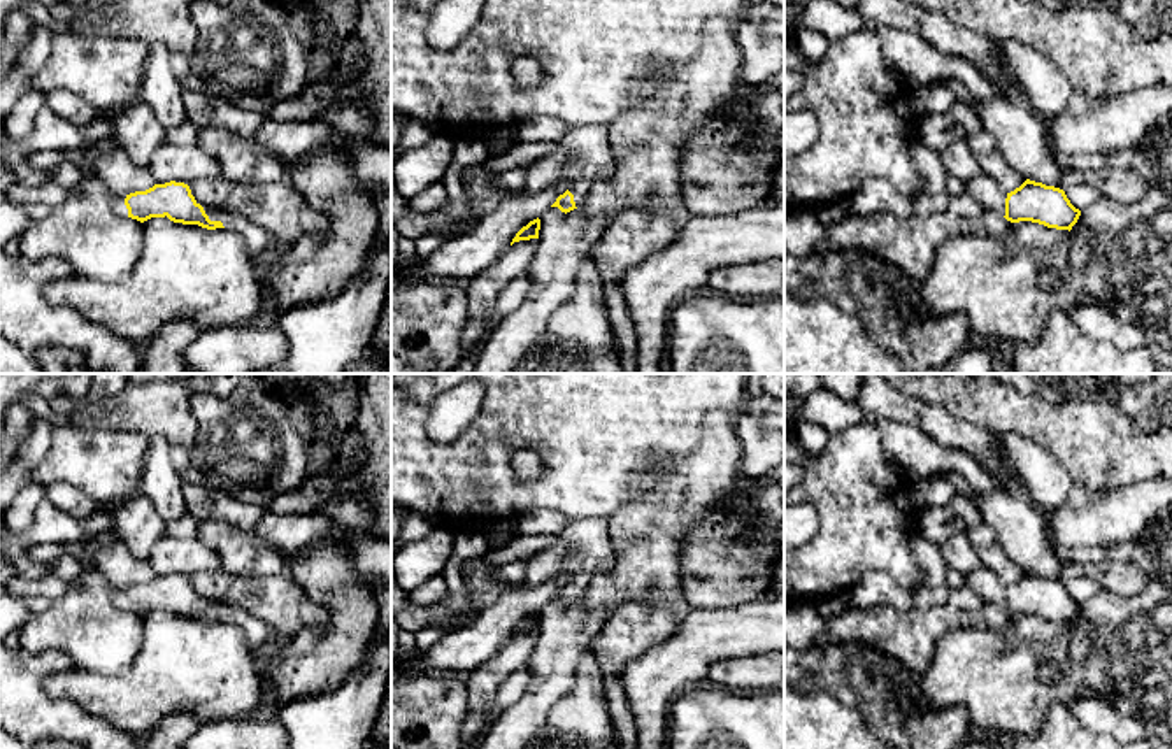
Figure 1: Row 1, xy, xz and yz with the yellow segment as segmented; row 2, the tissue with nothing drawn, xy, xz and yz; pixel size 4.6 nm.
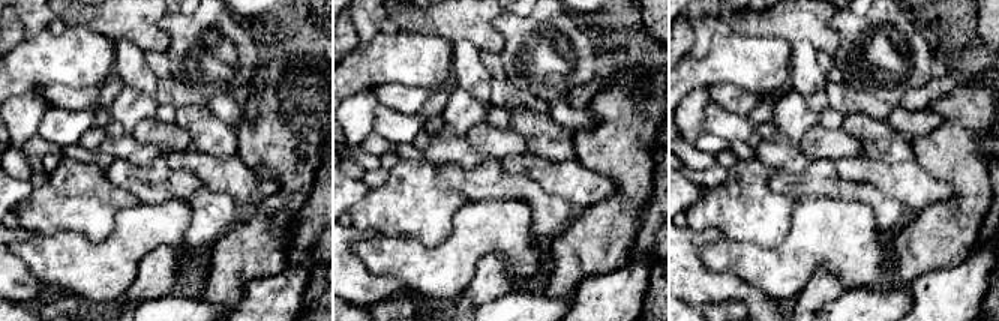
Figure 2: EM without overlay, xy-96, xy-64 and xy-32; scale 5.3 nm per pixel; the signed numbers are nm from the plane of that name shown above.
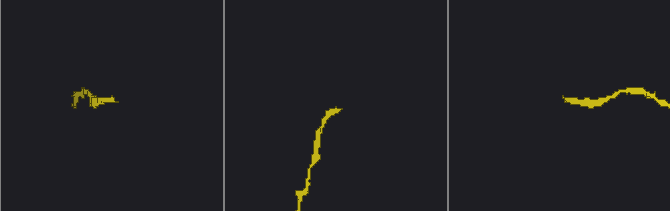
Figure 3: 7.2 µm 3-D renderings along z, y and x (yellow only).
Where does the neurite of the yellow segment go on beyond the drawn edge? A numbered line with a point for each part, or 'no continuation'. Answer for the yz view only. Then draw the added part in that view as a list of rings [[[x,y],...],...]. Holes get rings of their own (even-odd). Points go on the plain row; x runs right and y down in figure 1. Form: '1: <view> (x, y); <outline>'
1: yz (990, 590); [[[984,565],[967,574],[967,584],[979,595],[983,603],[1005,607],[1007,586],[1002,584]]]

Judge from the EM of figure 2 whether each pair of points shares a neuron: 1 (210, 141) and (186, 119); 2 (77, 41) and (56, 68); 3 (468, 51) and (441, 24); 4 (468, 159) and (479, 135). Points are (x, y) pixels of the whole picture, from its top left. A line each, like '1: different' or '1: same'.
1: same
2: same
3: different
4: different

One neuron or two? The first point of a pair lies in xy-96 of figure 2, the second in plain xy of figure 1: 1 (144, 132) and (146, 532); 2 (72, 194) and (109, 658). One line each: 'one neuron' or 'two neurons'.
1: two neurons
2: one neuron

